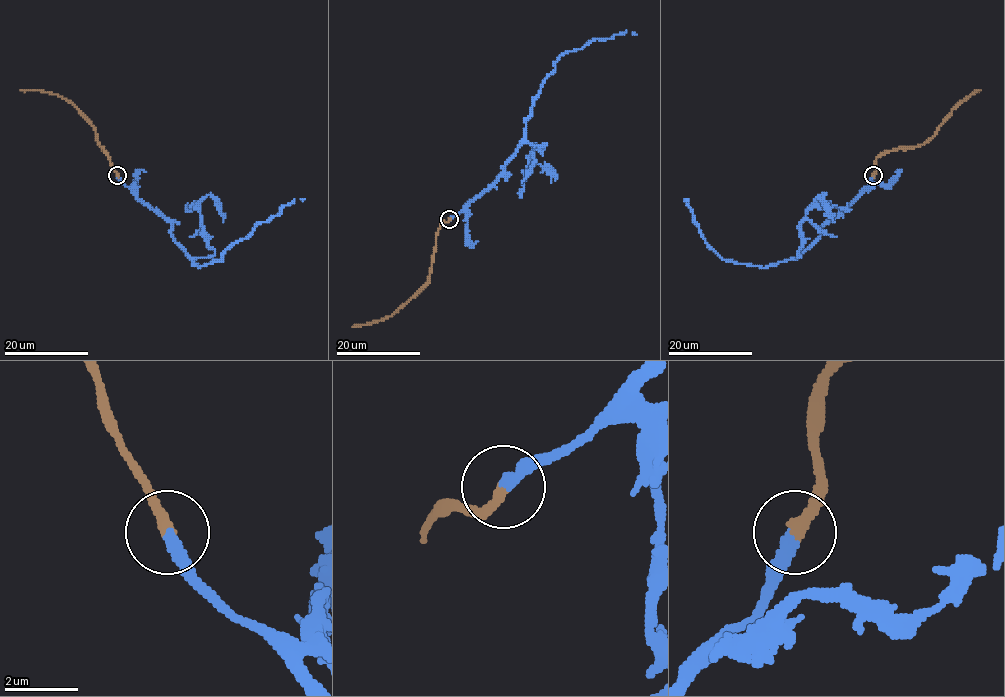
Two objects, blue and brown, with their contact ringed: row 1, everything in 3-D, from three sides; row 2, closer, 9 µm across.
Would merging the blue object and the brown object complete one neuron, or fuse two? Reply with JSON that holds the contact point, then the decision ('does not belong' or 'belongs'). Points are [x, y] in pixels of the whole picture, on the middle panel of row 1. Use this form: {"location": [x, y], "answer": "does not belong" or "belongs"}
{"location": [449, 219], "answer": "belongs"}

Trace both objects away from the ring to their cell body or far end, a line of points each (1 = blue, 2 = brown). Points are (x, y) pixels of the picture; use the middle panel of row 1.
1: (449, 218), (503, 170), (522, 142), (532, 99), (562, 54), (626, 31), (637, 35)
2: (449, 220), (443, 222), (436, 233), (428, 281), (388, 317), (353, 326)

